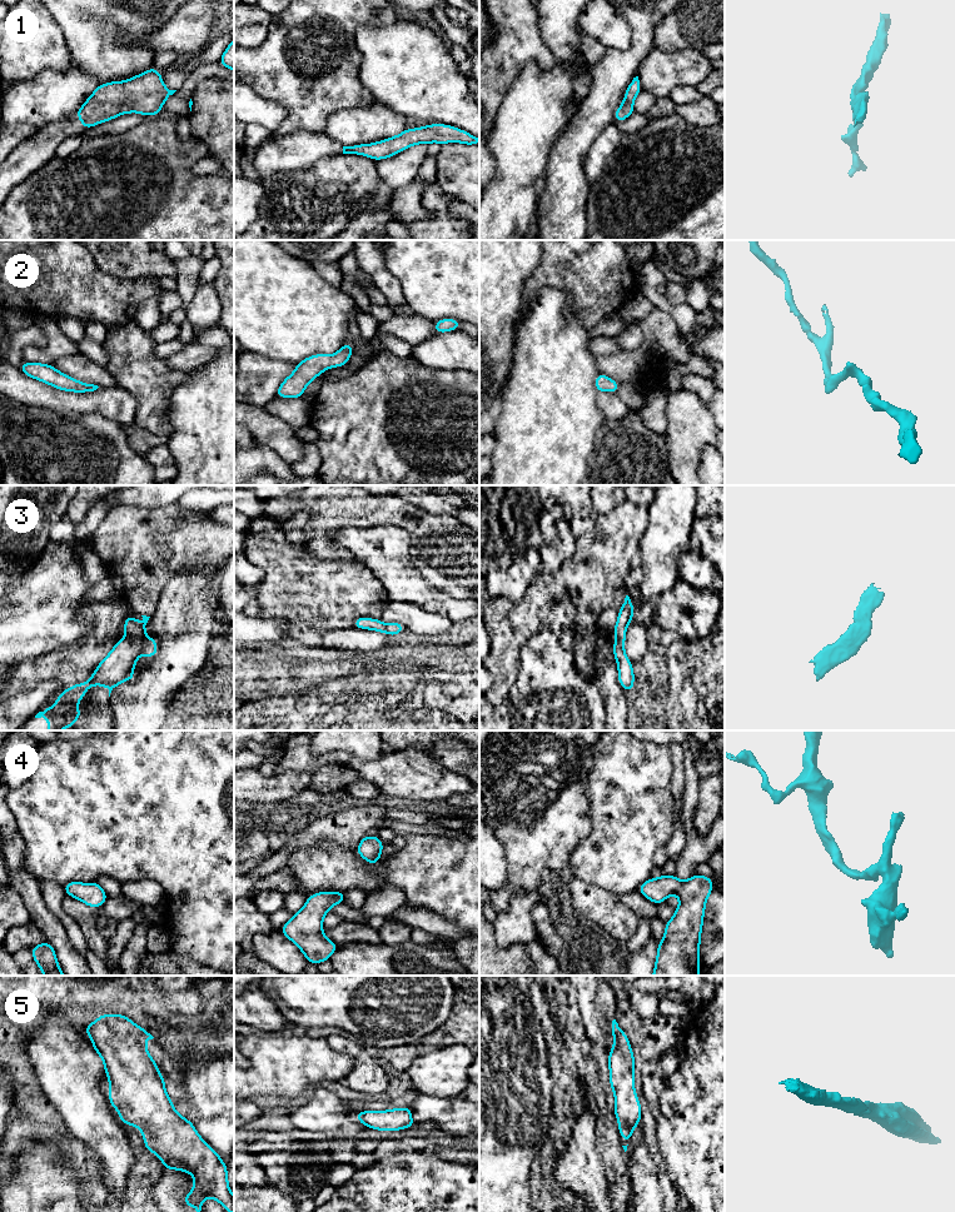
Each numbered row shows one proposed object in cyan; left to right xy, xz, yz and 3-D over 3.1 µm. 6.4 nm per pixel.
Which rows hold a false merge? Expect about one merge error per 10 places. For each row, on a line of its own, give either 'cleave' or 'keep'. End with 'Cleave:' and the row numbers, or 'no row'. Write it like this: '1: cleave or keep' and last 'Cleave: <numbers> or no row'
1: keep
2: keep
3: keep
4: keep
5: keep
Cleave: no row

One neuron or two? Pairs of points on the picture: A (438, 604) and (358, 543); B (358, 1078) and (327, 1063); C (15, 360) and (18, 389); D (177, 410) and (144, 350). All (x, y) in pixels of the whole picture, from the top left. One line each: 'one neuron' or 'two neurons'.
A: one neuron
B: two neurons
C: two neurons
D: two neurons

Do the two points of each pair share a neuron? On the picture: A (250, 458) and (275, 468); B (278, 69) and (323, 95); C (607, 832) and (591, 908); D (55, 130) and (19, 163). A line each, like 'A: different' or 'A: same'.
A: same
B: same
C: different
D: same

